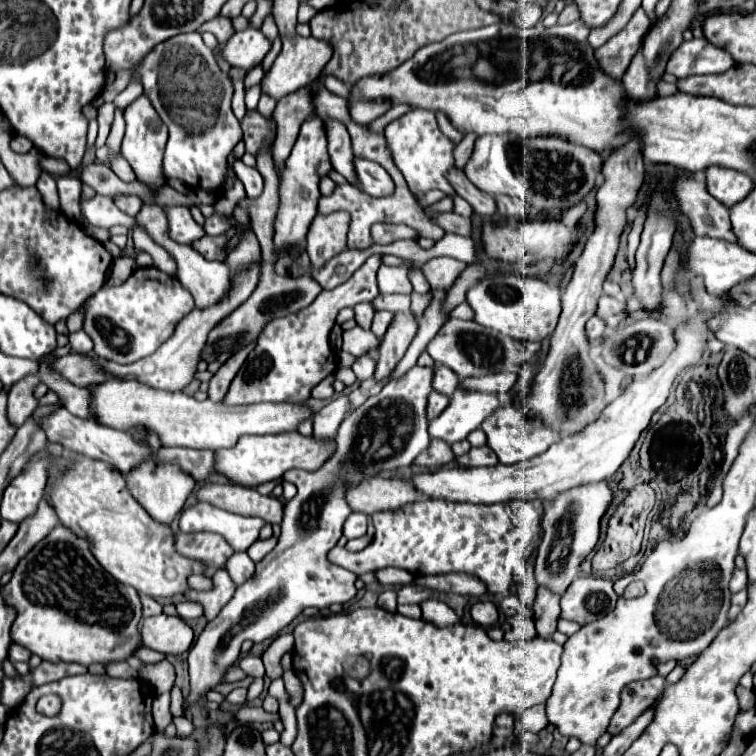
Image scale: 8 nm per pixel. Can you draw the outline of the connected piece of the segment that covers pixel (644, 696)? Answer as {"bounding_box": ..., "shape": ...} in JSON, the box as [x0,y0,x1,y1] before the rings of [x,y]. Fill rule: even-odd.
{"bounding_box":[608,675,666,737],"shape":[[[662,675],[628,683],[620,693],[620,707],[616,709],[608,725],[608,733],[614,737],[620,731],[624,731],[624,727],[632,725],[632,721],[636,721],[636,717],[640,717],[660,697],[660,693],[664,691],[664,685],[666,681]]]}

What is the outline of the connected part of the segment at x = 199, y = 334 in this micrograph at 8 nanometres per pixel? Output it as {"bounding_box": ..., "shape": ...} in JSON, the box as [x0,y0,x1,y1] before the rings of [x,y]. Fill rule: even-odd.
{"bounding_box":[84,265,260,391],"shape":[[[260,265],[258,267],[248,267],[248,271],[240,273],[240,275],[234,275],[234,289],[232,289],[232,295],[228,295],[228,299],[220,301],[216,307],[210,307],[210,309],[204,309],[204,311],[198,311],[198,309],[192,309],[188,315],[184,315],[184,319],[176,325],[174,329],[174,335],[162,343],[160,349],[156,349],[156,353],[136,361],[136,363],[130,363],[130,365],[118,365],[114,361],[106,361],[106,359],[100,359],[96,357],[96,353],[84,353],[86,357],[92,357],[92,361],[96,361],[100,367],[104,367],[106,371],[110,373],[116,373],[116,375],[136,375],[140,383],[146,383],[150,387],[156,387],[156,389],[168,389],[168,391],[180,391],[182,387],[186,387],[194,373],[196,373],[196,365],[198,365],[198,359],[200,359],[200,351],[206,343],[206,337],[210,333],[210,329],[222,321],[230,311],[234,311],[240,303],[244,303],[250,293],[254,291],[256,283],[258,283],[258,275],[260,275]]]}

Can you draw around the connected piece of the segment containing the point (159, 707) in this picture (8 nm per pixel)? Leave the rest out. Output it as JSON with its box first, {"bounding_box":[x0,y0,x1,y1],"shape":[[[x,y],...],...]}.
{"bounding_box":[152,692,173,731],"shape":[[[170,692],[159,695],[160,696],[155,696],[152,705],[152,714],[154,718],[155,729],[157,731],[164,731],[173,720],[173,717],[170,713],[171,697]]]}

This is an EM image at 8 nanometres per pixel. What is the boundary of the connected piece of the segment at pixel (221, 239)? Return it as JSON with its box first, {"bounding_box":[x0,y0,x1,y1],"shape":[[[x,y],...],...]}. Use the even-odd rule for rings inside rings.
{"bounding_box":[190,229,234,261],"shape":[[[230,229],[228,233],[218,235],[218,237],[208,237],[208,235],[204,235],[202,239],[190,243],[190,247],[196,249],[196,251],[198,251],[204,259],[208,259],[208,261],[222,261],[222,259],[226,257],[226,255],[224,255],[224,245],[226,245],[226,241],[228,241],[232,235],[234,235],[234,229]]]}

